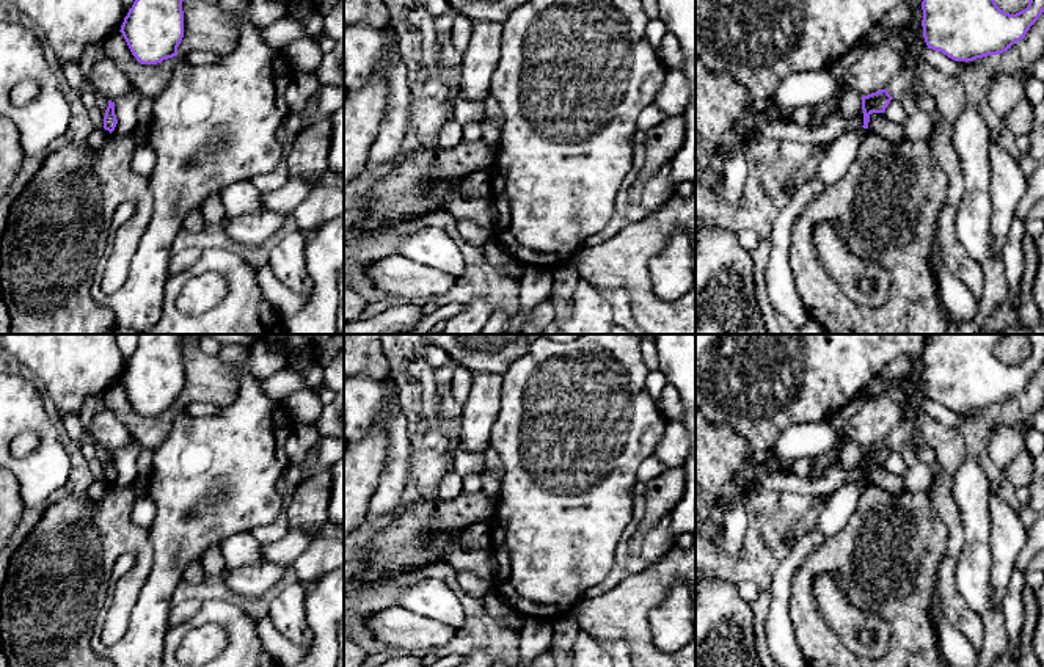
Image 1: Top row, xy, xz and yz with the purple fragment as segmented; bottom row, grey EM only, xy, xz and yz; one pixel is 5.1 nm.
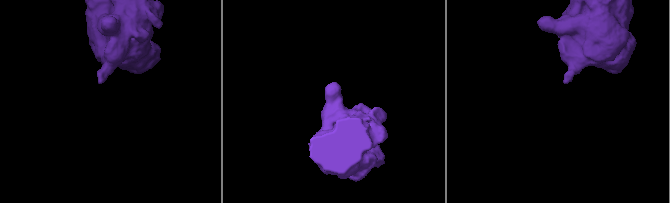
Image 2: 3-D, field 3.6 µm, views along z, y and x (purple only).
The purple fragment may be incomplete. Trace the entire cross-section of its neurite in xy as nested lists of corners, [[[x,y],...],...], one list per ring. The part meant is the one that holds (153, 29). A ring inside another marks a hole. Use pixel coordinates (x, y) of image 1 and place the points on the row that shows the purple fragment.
[[[135,0],[121,33],[141,64],[157,64],[177,55],[184,38],[184,0]]]

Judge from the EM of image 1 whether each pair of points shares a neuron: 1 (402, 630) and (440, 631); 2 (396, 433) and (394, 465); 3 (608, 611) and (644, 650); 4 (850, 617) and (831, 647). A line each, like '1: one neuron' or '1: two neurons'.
1: one neuron
2: one neuron
3: one neuron
4: two neurons

